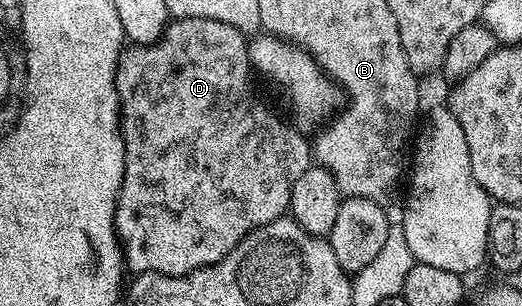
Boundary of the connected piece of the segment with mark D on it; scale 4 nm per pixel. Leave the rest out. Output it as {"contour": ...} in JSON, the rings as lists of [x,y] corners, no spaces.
{"contour":[[[182,18],[173,19],[153,44],[132,44],[121,52],[116,67],[116,89],[120,99],[120,133],[124,136],[124,177],[116,199],[116,234],[120,238],[129,273],[157,272],[163,276],[185,276],[226,258],[226,254],[230,254],[230,250],[234,250],[234,246],[238,246],[238,242],[242,242],[252,229],[266,226],[289,211],[294,182],[306,174],[313,163],[314,152],[309,137],[307,140],[304,137],[307,135],[299,127],[291,123],[288,125],[260,101],[252,85],[254,69],[248,60],[248,45],[245,33],[226,22],[218,22],[214,18]]]}

